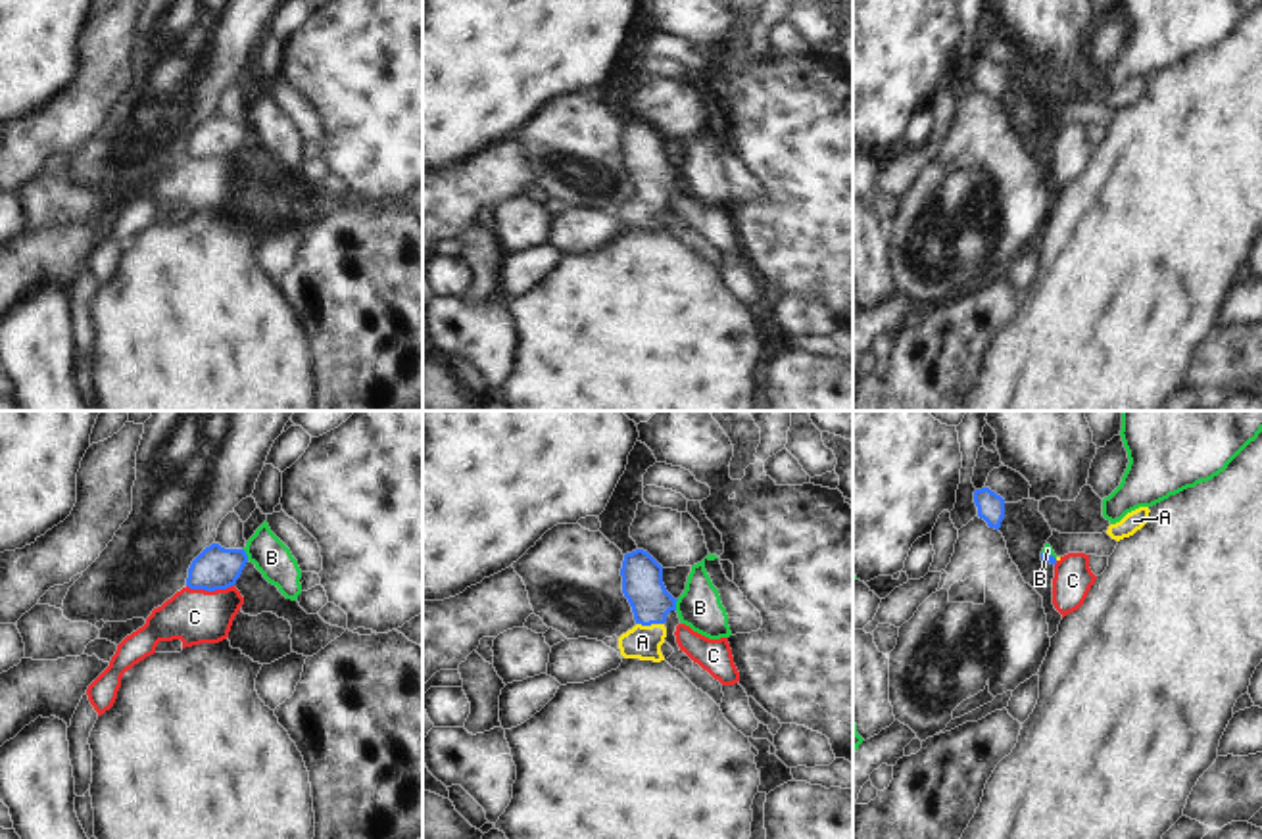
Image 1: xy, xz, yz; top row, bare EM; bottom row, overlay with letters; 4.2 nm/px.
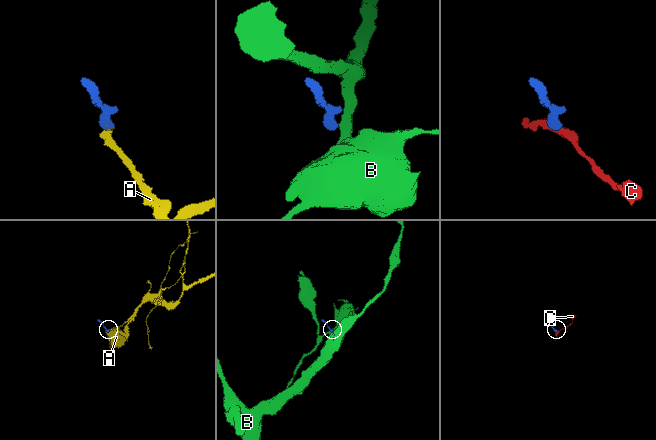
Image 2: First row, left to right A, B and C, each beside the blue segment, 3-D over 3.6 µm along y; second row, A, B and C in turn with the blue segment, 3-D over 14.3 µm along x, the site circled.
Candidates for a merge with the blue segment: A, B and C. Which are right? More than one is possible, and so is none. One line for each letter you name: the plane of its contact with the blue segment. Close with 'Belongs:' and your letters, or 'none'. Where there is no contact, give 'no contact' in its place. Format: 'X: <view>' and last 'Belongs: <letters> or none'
A: xz
Belongs: A

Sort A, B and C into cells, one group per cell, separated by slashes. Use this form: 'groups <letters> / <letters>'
groups A / B / C

